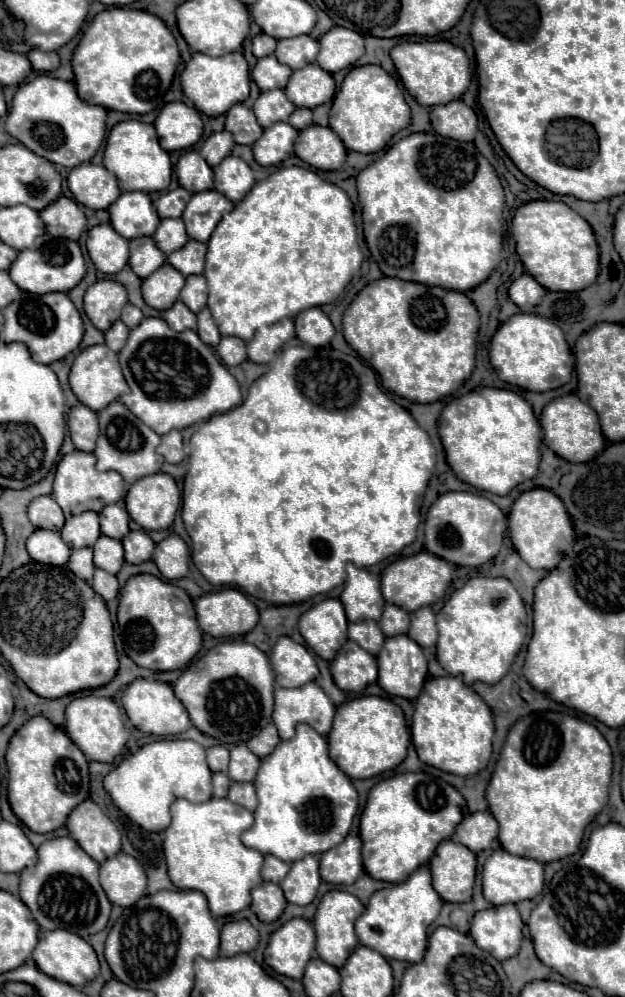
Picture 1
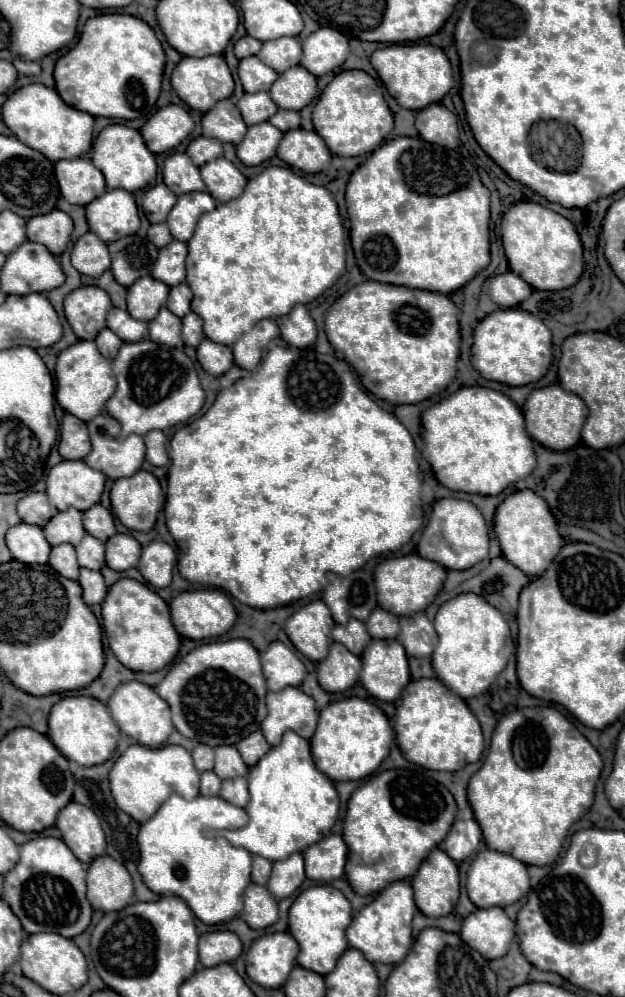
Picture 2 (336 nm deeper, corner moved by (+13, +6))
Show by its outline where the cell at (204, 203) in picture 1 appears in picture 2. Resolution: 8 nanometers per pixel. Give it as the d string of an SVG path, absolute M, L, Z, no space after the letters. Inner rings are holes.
M189 192L179 196L177 204L169 212L167 226L175 240L187 242L193 236L195 224L203 212L215 210L217 202L211 198L209 192Z

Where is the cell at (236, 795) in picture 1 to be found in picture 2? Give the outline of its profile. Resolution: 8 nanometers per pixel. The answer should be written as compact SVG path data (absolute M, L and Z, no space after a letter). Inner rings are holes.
M231 778L223 782L223 790L221 790L221 798L225 798L227 802L245 808L249 804L249 790L247 790L247 778Z

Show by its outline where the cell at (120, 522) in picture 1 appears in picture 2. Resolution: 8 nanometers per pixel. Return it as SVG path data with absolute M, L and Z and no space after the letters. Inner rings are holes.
M101 504L91 506L89 510L83 512L83 526L85 526L87 534L95 536L101 542L107 542L113 534L117 534L111 512L107 508L103 508Z

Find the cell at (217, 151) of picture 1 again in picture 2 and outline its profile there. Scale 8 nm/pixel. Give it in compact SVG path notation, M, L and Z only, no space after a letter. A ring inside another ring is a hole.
M199 136L199 138L191 140L191 144L187 146L187 154L195 166L203 166L205 162L223 156L223 144L215 138Z

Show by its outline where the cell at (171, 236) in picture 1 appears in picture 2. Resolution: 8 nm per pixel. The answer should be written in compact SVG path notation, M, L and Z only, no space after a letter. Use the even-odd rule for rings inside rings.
M163 222L163 224L153 224L153 226L149 228L147 236L149 236L149 240L151 240L157 248L167 246L167 244L173 240L173 236L169 234L169 228L165 226L165 222Z

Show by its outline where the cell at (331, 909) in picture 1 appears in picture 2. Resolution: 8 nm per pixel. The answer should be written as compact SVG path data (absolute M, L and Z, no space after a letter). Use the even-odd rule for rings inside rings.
M311 886L303 890L289 908L289 934L293 934L293 938L297 938L299 944L297 964L321 976L329 974L337 958L349 948L345 940L345 930L349 922L351 922L351 904L341 894L341 890L333 886Z

